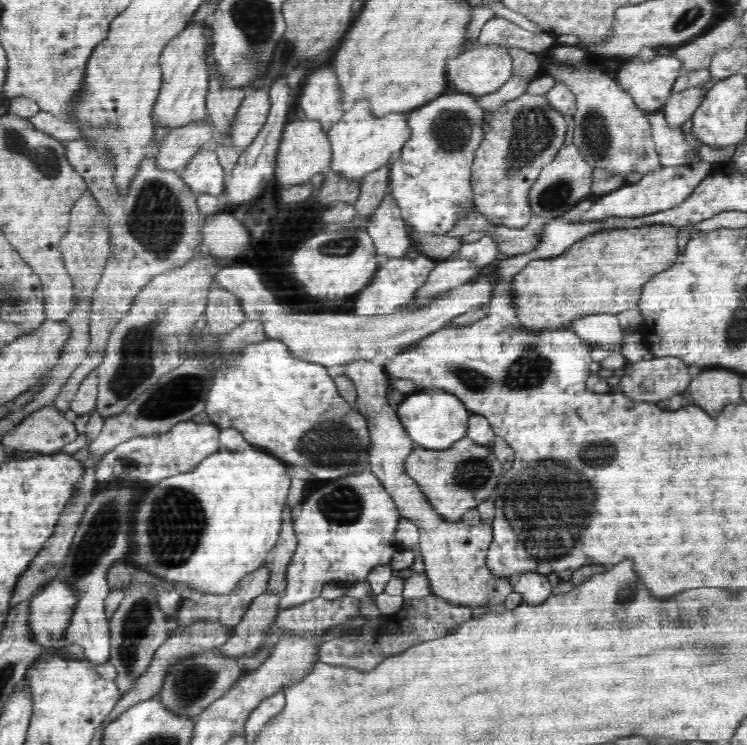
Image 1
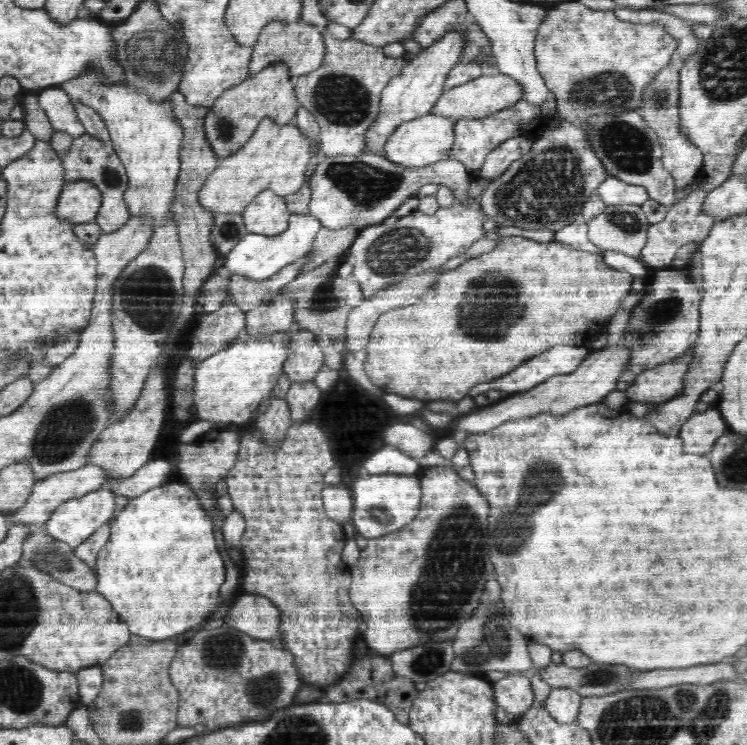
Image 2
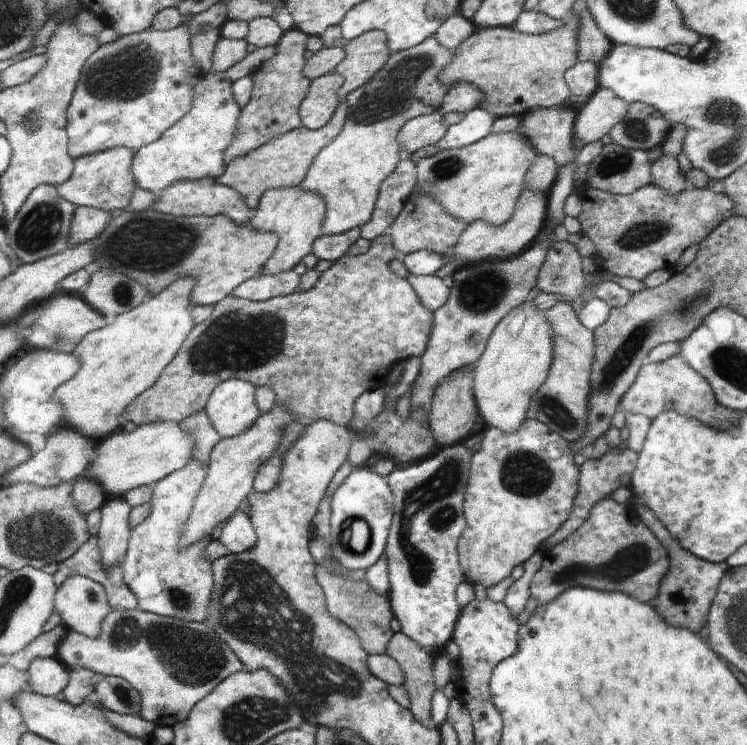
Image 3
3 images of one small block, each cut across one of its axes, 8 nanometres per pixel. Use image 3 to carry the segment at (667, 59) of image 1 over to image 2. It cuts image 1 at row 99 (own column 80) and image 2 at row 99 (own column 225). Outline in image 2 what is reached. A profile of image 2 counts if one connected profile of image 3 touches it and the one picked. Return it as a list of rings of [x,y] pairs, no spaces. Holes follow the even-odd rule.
[[[618,6],[615,10],[615,15],[622,22],[632,22],[634,24],[658,23],[667,29],[667,32],[677,41],[677,50],[672,55],[670,64],[662,67],[658,74],[654,75],[654,80],[650,82],[650,86],[646,86],[643,90],[642,104],[637,110],[643,115],[648,126],[656,132],[660,139],[663,158],[662,163],[666,171],[670,171],[674,177],[674,184],[678,189],[685,188],[691,183],[697,183],[703,178],[703,153],[690,138],[681,130],[680,118],[680,99],[679,99],[679,76],[681,68],[684,66],[687,58],[699,49],[701,42],[694,37],[692,27],[689,22],[684,22],[676,16],[660,12],[652,8],[644,8],[640,10],[627,9],[626,7]]]

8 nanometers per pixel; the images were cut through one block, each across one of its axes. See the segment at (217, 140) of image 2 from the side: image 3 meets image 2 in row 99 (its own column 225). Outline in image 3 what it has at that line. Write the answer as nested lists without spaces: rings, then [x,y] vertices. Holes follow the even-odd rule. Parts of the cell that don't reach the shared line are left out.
[[[152,210],[148,212],[113,212],[114,222],[106,225],[106,234],[98,236],[98,242],[94,246],[94,260],[86,267],[89,274],[96,270],[126,270],[122,274],[128,274],[130,280],[138,282],[148,290],[148,297],[161,293],[162,290],[178,282],[180,278],[198,276],[198,284],[194,288],[192,300],[196,305],[217,306],[218,302],[224,301],[233,295],[242,282],[257,277],[266,266],[266,262],[277,249],[279,238],[273,233],[253,230],[247,223],[238,225],[223,215],[219,216],[172,216],[172,214],[156,214]]]

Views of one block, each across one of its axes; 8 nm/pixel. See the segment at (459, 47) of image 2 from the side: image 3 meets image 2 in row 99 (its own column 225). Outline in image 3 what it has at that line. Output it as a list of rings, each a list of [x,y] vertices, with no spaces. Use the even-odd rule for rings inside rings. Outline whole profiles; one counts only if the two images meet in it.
[[[239,379],[226,380],[213,390],[205,410],[221,439],[238,437],[254,428],[260,417],[256,387]]]

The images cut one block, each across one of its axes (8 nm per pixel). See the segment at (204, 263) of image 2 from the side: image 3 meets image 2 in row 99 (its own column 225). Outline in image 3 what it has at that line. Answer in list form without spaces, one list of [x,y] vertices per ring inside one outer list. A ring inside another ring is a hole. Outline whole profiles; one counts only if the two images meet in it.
[[[343,101],[342,105],[338,106],[338,114],[334,114],[332,120],[322,129],[306,129],[303,124],[281,137],[275,137],[267,145],[230,163],[225,173],[216,178],[216,182],[240,192],[246,205],[250,209],[256,210],[260,205],[261,198],[271,189],[298,187],[305,180],[305,175],[316,154],[342,131],[349,112],[350,108]]]

